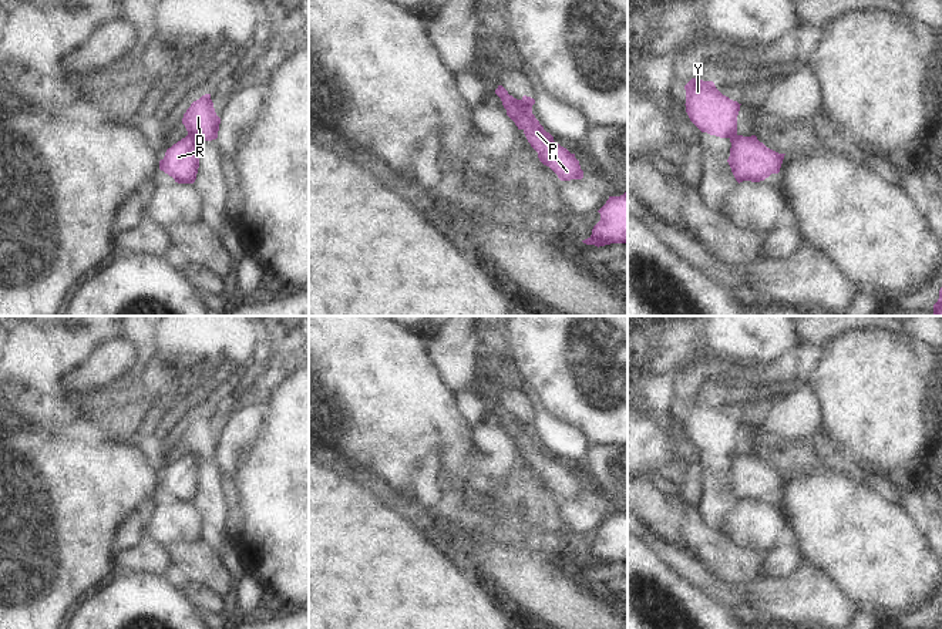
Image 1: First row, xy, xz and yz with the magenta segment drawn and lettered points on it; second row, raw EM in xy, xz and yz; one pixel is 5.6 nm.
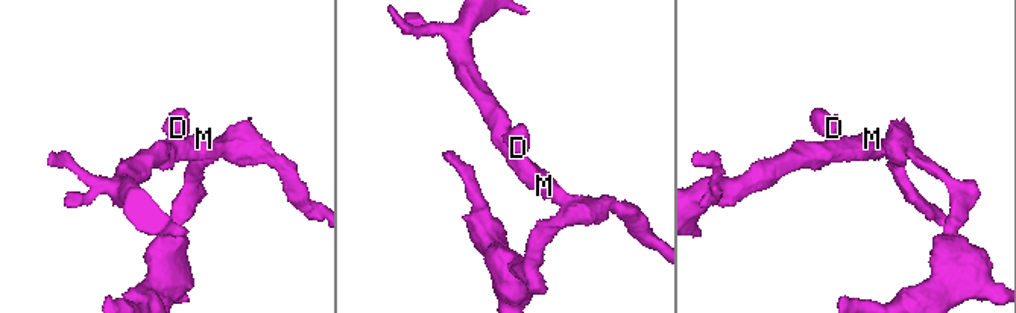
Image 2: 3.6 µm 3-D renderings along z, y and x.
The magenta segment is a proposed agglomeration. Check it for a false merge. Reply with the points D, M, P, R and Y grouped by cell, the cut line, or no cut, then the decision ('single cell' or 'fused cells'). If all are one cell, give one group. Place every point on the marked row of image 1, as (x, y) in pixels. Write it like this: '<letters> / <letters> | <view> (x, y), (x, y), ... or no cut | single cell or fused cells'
D Y / M P R | xz (517, 100), (531, 110) | fused cells

